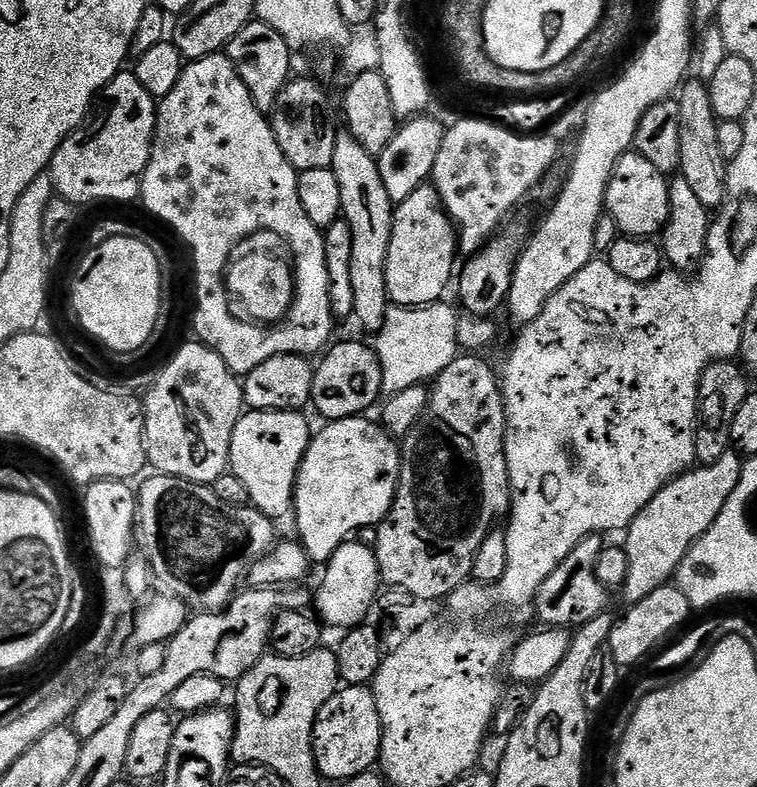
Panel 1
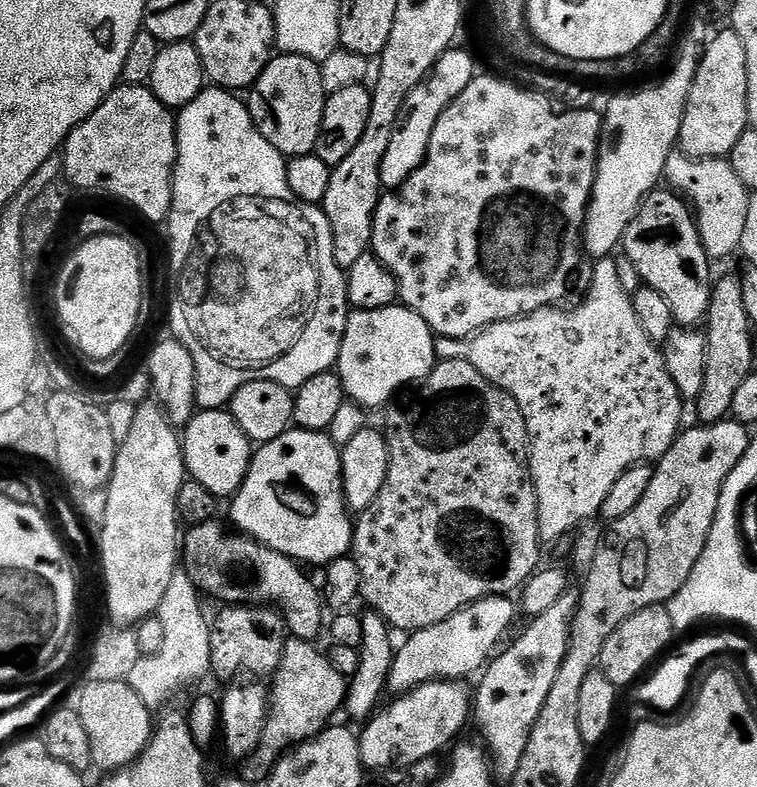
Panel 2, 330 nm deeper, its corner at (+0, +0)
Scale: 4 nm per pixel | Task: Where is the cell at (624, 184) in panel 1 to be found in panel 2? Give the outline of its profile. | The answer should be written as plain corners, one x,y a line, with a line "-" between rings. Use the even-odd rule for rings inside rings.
657,190
648,193
626,230
622,241
622,252
630,258
630,262
634,262
641,281
647,287
658,290
658,294
662,294
662,298
670,302
672,319
677,325
696,326
707,317
714,283
711,268
713,265
710,263
704,243
700,241
700,231
696,229
696,217
691,207
675,191

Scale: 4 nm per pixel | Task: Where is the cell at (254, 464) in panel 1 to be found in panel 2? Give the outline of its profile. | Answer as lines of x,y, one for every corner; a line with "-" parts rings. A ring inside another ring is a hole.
200,410
182,432
184,466
191,479
202,482
210,494
231,498
242,486
252,464
254,445
228,410

